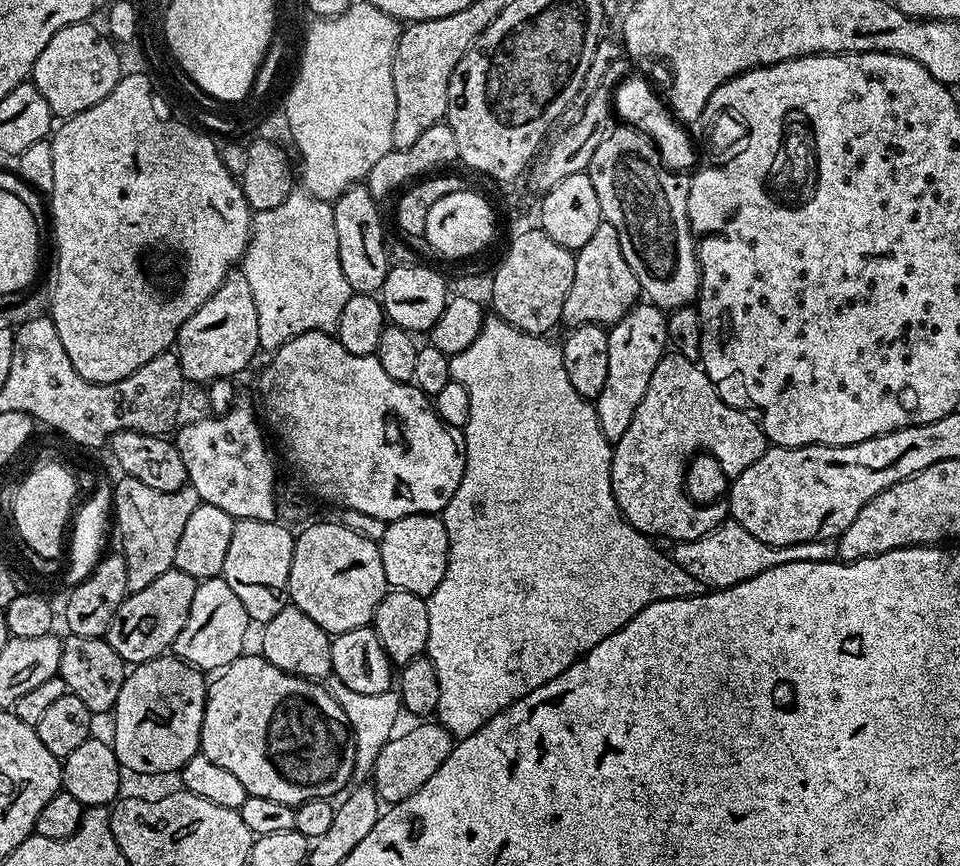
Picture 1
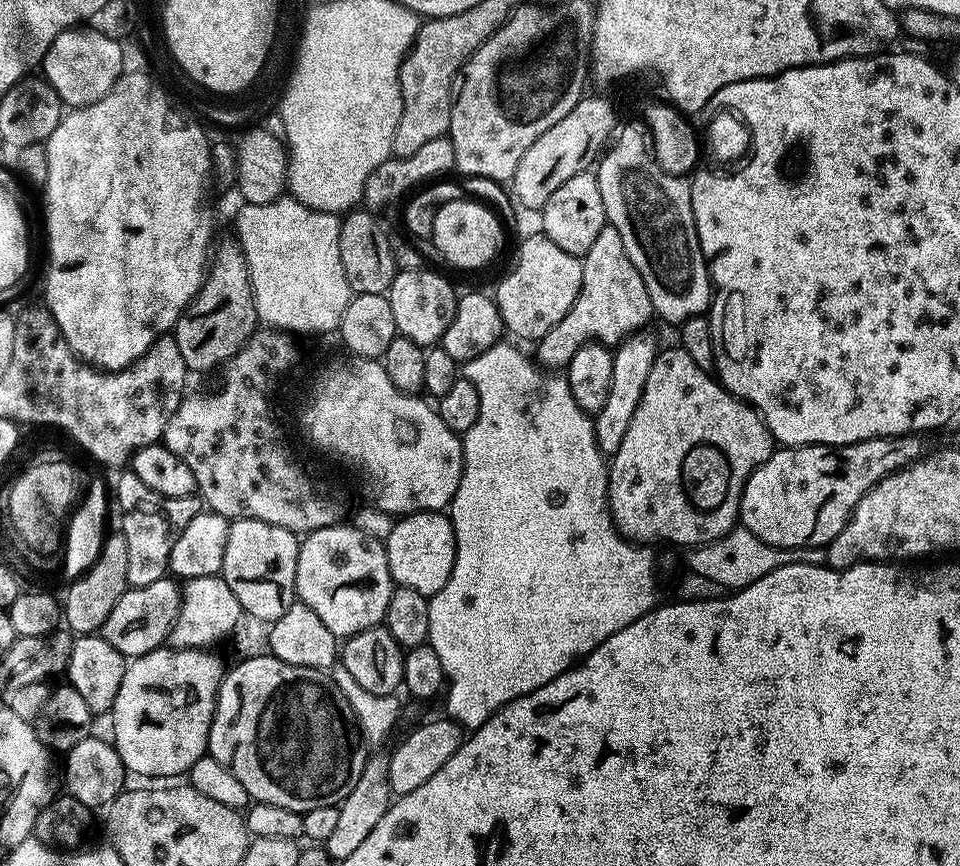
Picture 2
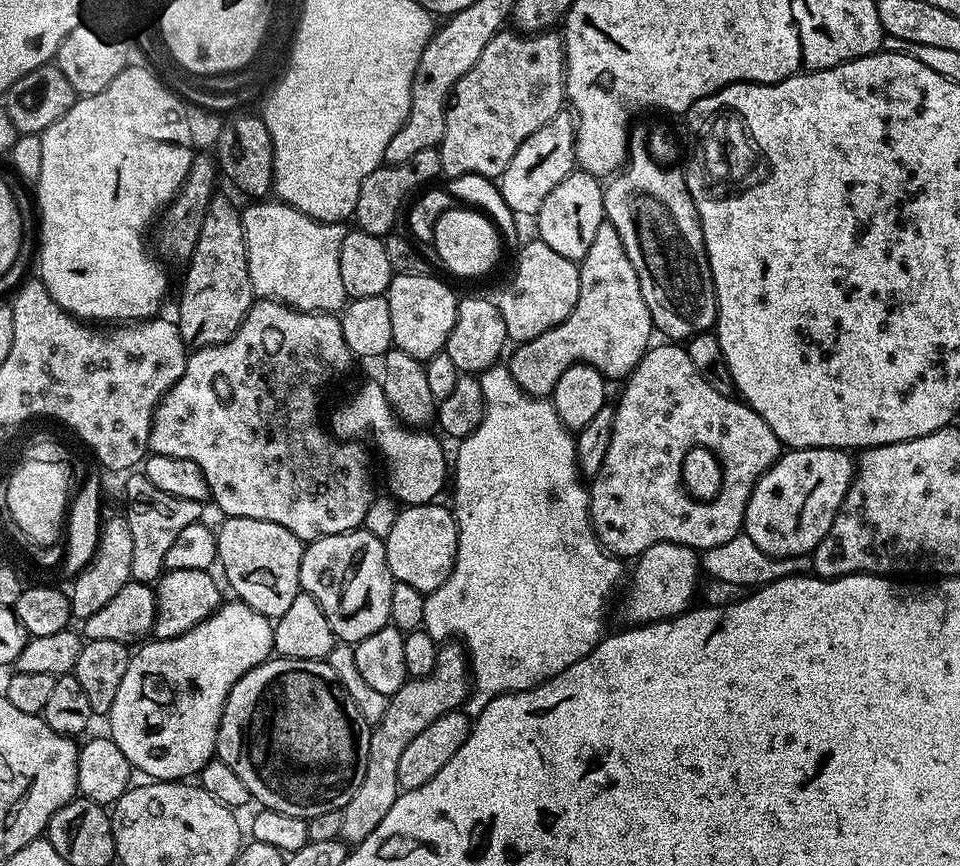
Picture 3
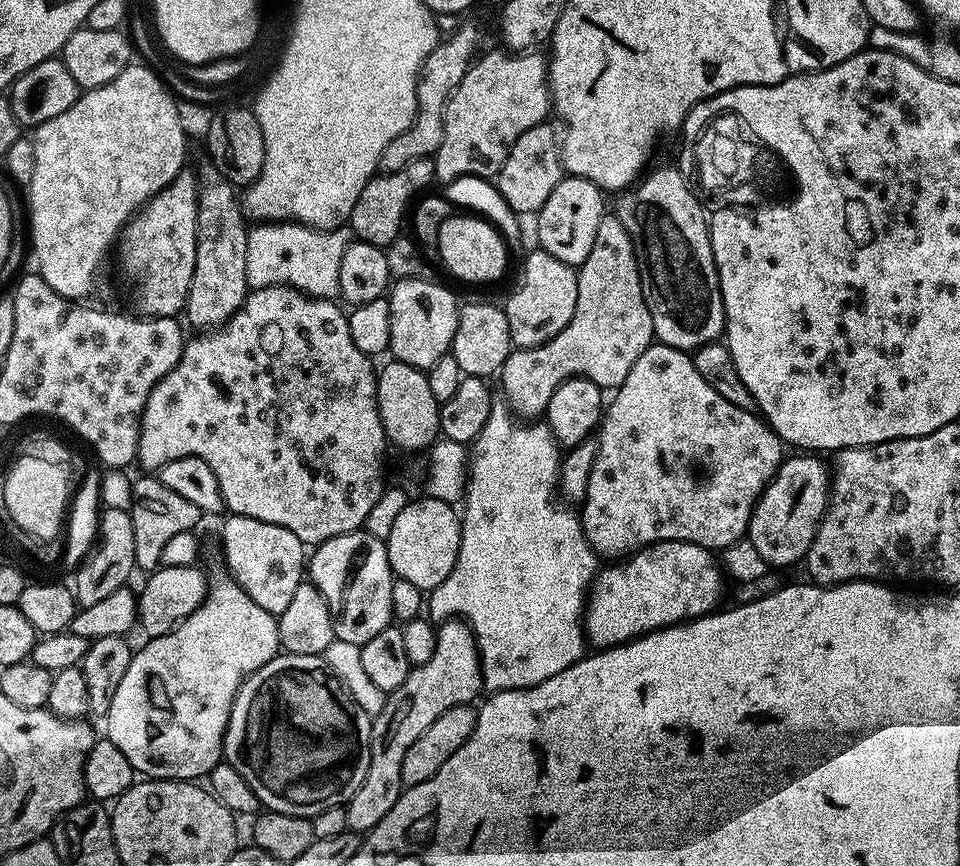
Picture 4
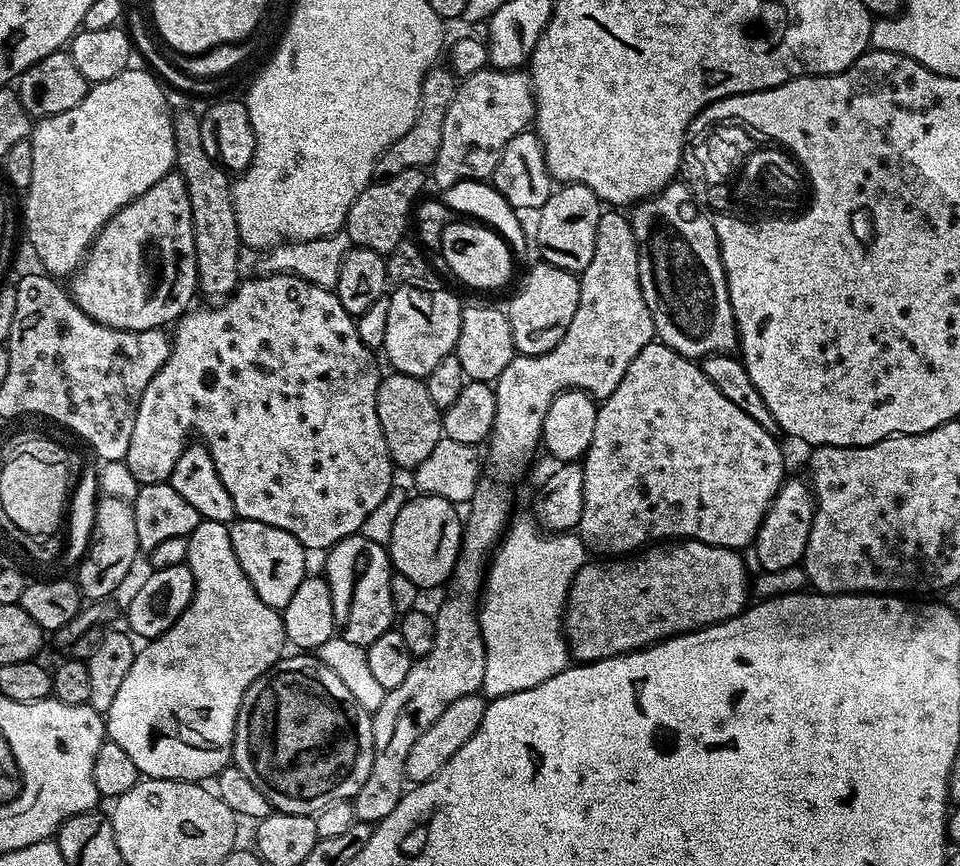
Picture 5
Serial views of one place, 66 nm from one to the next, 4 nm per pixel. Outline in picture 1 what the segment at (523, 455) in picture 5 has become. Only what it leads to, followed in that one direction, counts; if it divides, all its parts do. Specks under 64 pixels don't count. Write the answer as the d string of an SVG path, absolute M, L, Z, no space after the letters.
M601 222L598 230L590 237L590 242L575 253L574 282L570 294L566 294L566 306L562 306L561 321L568 326L578 324L603 324L611 326L636 307L642 293L640 283L630 270L622 254L622 242L618 242L618 230L607 222Z

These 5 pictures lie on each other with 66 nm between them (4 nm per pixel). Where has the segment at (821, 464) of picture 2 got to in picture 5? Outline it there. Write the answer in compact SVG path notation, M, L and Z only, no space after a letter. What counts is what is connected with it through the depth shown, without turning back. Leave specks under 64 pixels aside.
M785 479L778 494L770 502L760 523L760 528L756 531L754 549L756 548L756 560L761 564L759 567L763 571L786 570L803 561L815 513L816 498L812 494L811 483L807 479Z

